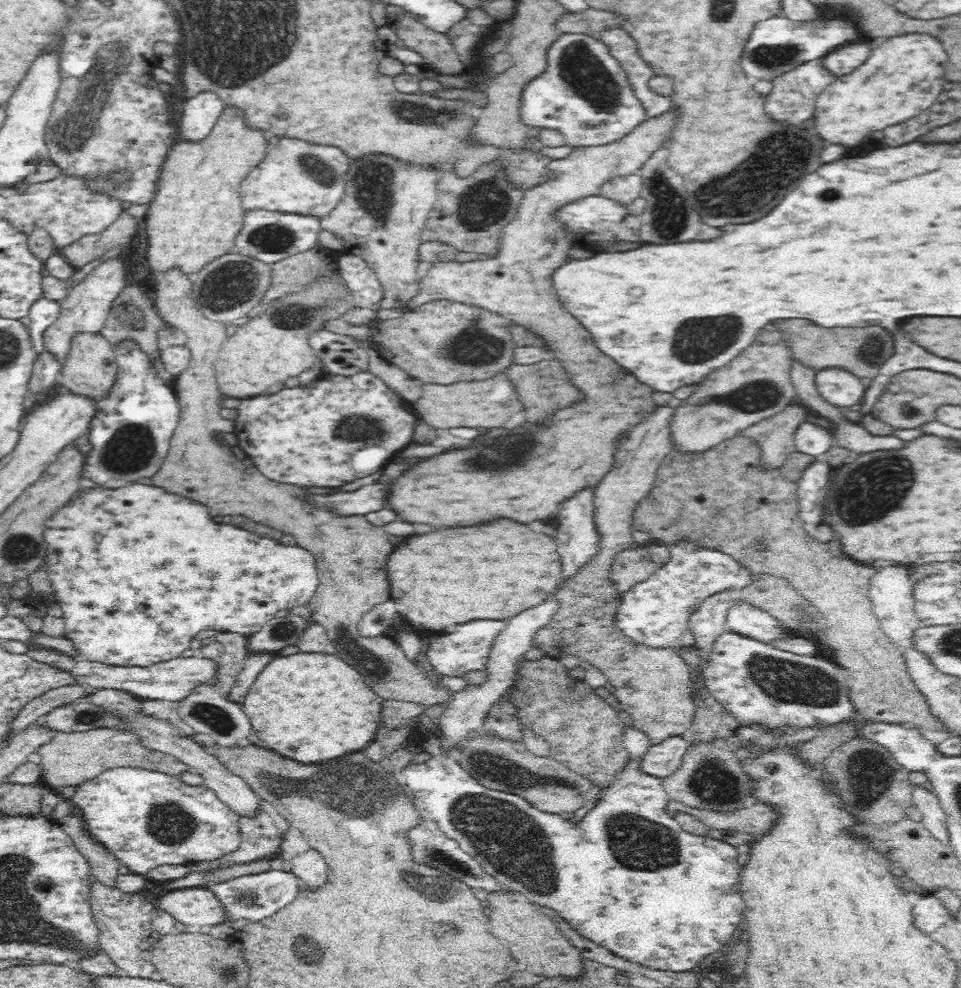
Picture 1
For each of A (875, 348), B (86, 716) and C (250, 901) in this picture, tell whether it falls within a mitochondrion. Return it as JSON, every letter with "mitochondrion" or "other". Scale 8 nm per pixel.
{"A":"mitochondrion","B":"mitochondrion","C":"mitochondrion"}

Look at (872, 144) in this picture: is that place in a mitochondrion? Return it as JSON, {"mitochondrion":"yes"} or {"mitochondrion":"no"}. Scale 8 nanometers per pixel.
{"mitochondrion":"no"}

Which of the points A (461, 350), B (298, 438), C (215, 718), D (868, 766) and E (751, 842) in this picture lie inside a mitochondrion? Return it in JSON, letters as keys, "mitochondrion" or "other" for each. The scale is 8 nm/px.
{"A":"mitochondrion","B":"other","C":"mitochondrion","D":"mitochondrion","E":"other"}

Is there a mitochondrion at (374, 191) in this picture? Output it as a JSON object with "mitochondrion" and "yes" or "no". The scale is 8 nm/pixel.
{"mitochondrion":"yes"}

